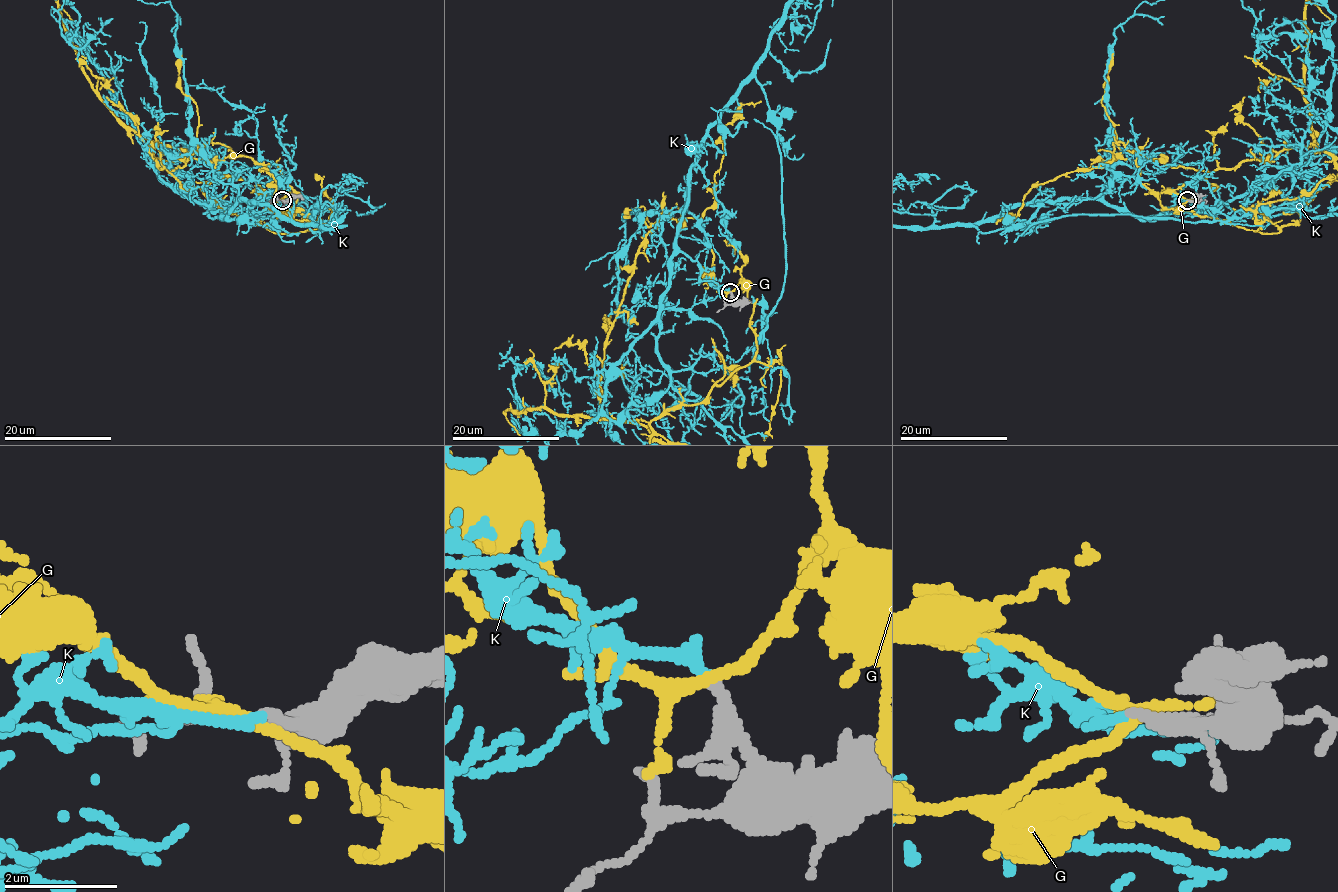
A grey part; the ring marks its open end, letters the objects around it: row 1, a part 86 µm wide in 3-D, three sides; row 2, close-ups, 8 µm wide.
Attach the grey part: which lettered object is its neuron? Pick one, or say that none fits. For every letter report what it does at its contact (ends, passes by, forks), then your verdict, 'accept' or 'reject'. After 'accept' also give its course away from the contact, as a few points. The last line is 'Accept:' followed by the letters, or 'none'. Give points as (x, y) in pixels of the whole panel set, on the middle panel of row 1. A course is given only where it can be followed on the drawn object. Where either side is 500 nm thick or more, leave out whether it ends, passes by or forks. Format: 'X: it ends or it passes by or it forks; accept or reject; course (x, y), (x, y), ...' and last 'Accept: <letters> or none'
G: it forks; reject
K: it ends; accept
Accept: K

